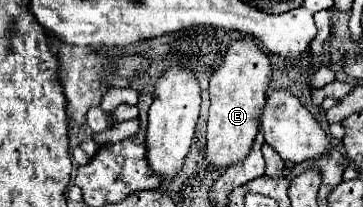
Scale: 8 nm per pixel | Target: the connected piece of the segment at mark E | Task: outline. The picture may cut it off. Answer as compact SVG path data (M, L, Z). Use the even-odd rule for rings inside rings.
M242 39L230 45L224 63L210 77L210 115L206 133L206 159L218 169L226 171L238 161L246 159L254 137L260 127L260 111L264 107L266 91L270 83L270 59L268 55L250 39Z

